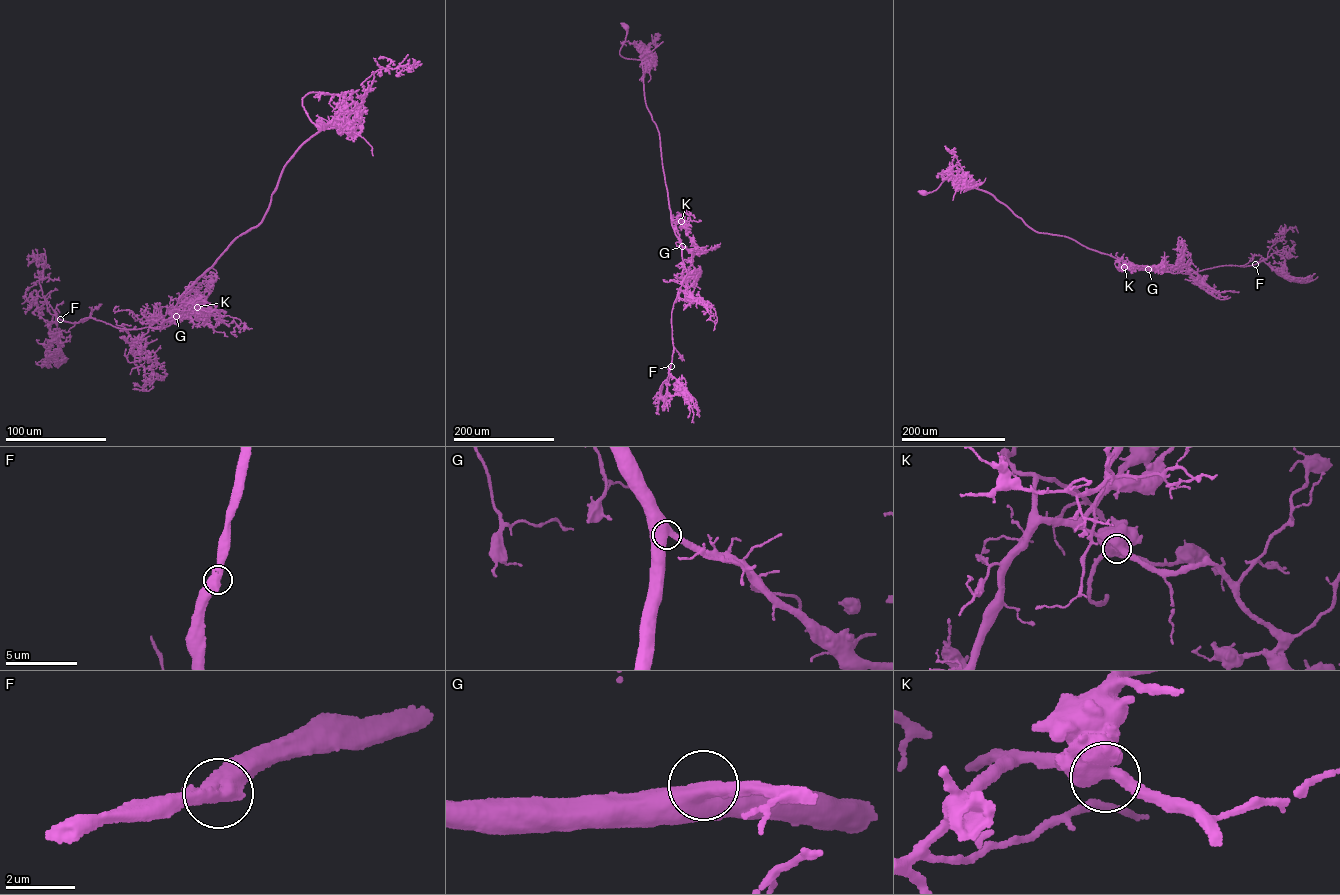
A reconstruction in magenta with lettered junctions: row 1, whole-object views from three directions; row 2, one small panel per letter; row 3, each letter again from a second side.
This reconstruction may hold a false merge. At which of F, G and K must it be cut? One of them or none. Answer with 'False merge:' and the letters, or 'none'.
False merge: none

